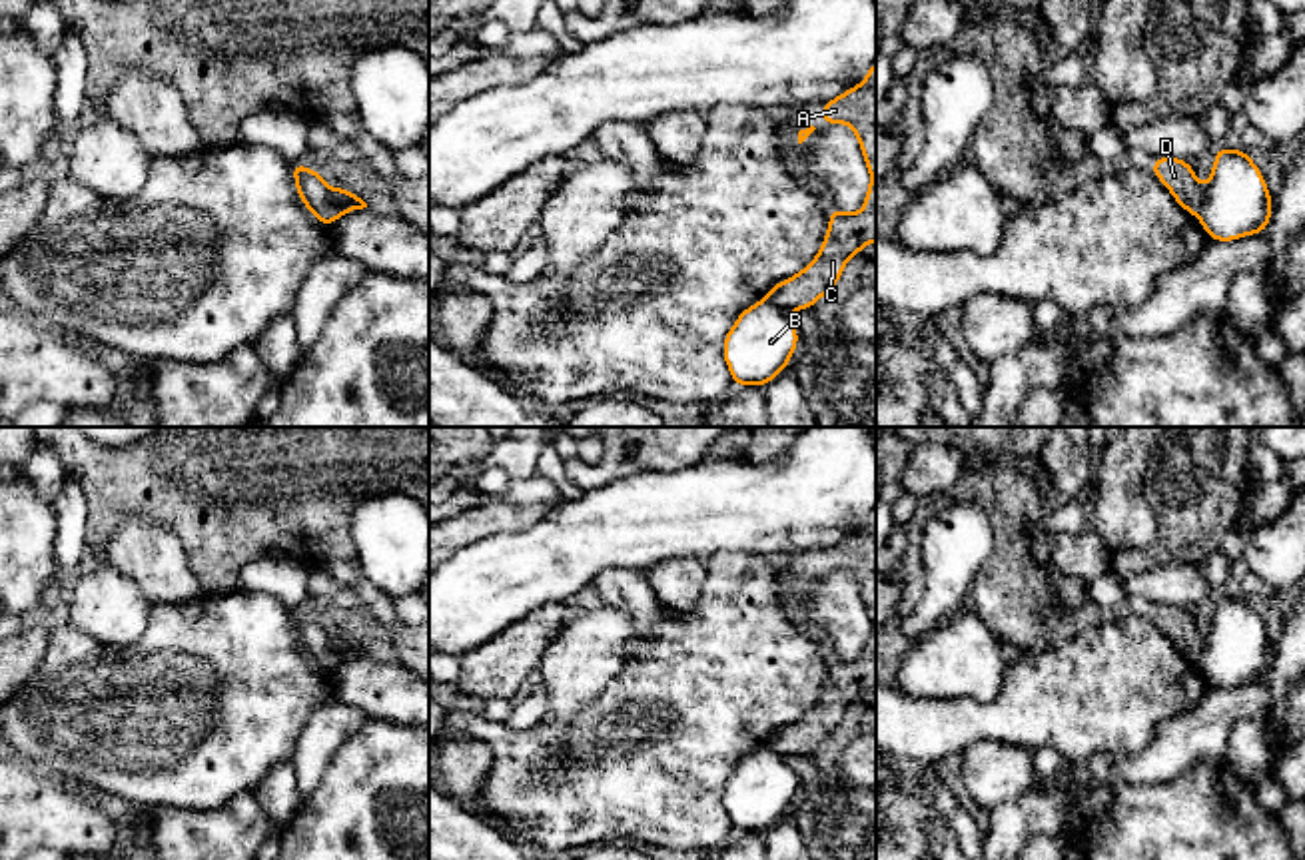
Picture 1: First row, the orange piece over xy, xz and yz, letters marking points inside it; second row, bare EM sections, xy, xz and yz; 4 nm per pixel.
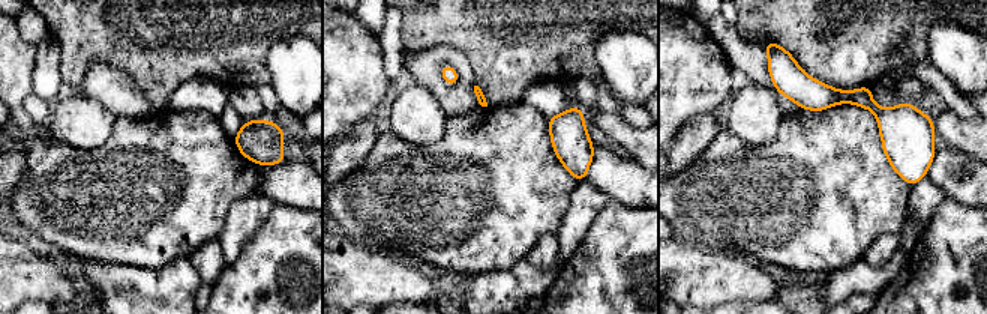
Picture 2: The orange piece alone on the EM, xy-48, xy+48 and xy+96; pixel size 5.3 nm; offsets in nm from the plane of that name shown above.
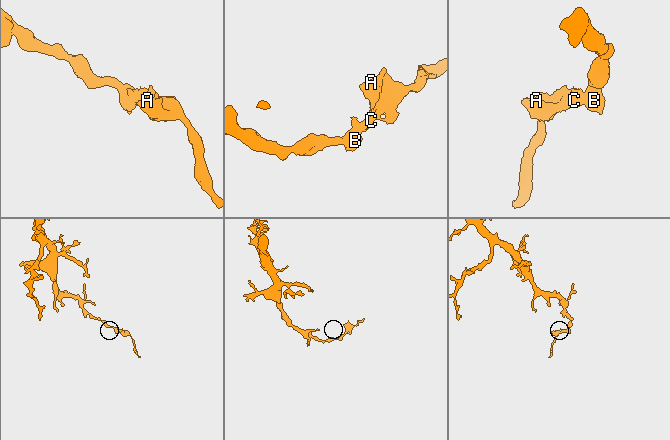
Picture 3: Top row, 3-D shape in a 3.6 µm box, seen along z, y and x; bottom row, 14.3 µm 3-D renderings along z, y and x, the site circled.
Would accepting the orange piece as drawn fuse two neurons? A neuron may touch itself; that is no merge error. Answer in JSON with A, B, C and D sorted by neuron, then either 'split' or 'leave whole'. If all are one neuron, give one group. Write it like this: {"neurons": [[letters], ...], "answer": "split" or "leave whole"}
{"neurons": [["A", "C", "D"], ["B"]], "answer": "split"}

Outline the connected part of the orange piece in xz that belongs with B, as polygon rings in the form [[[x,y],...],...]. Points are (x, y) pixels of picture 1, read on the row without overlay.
[[[760,746],[746,754],[728,776],[722,804],[734,834],[764,834],[788,814],[796,792],[798,776],[788,758],[768,746]]]

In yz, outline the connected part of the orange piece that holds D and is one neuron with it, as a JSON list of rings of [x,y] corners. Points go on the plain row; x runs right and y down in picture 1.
[[[1155,603],[1149,621],[1161,627],[1175,648],[1189,660],[1197,662],[1201,656],[1201,635],[1193,621],[1193,613],[1185,607]]]

